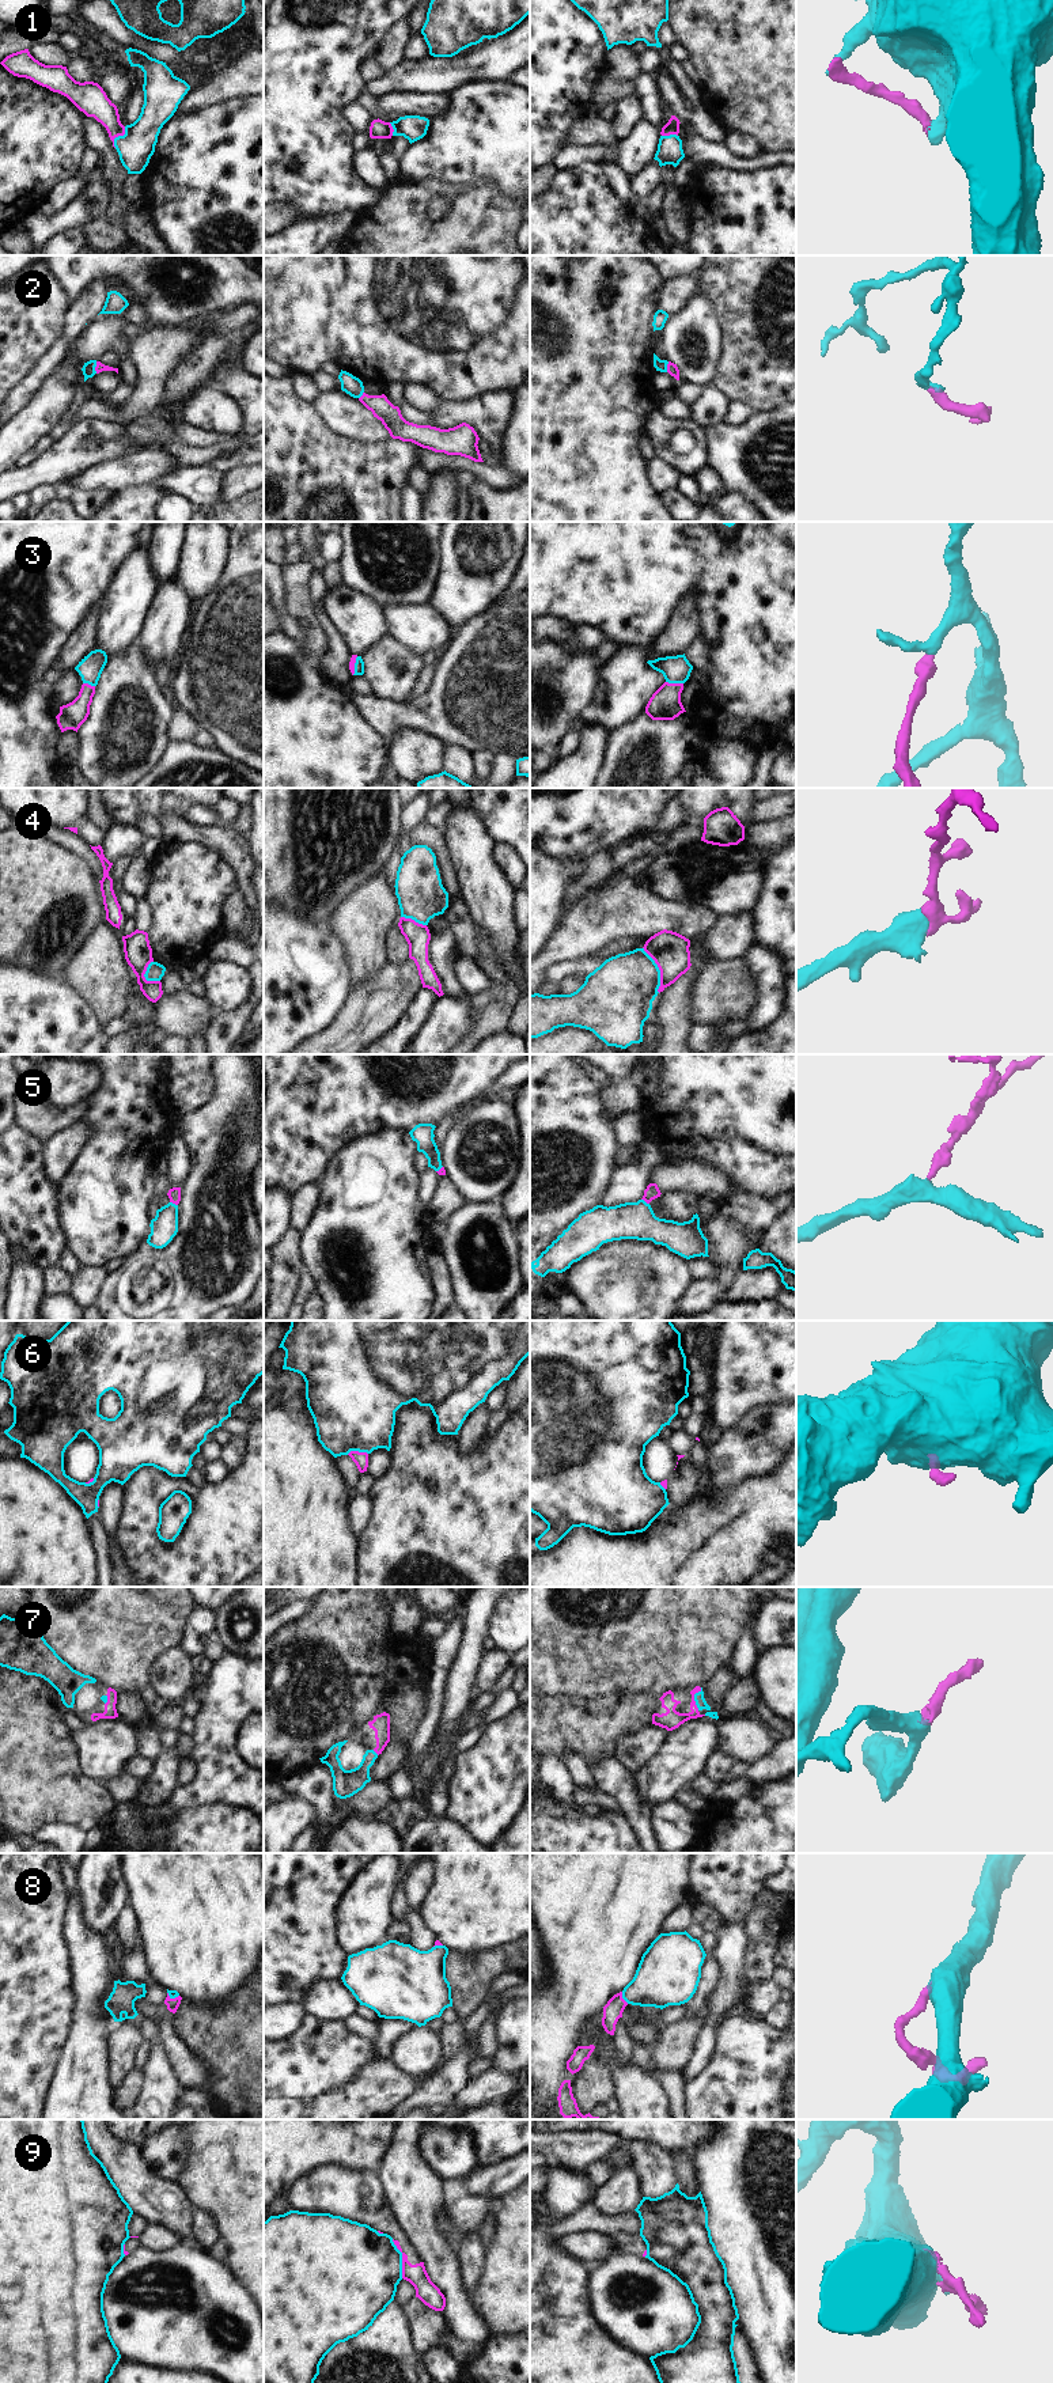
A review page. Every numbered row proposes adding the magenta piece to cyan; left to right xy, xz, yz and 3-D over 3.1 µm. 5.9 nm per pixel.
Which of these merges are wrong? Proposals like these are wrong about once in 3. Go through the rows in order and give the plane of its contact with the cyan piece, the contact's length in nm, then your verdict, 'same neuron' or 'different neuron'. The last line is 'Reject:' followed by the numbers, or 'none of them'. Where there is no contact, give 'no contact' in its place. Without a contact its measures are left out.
1: contact in xy; length 140 nm; same neuron
2: contact in xy; length 70 nm; same neuron
3: contact in yz; length 110 nm; same neuron
4: contact in yz; length 280 nm; different neuron
5: contact in xy; length 50 nm; same neuron
6: contact in xz; length 130 nm; different neuron
7: contact in yz; length 140 nm; same neuron
8: contact in yz; length 80 nm; same neuron
9: contact in xz; length 240 nm; different neuron
Reject: 4, 6, 9

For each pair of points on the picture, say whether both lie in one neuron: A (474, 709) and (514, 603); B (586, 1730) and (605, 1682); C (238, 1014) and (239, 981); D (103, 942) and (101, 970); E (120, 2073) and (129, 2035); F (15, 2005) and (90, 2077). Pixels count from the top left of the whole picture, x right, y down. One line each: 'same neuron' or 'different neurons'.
A: same neuron
B: different neurons
C: different neurons
D: same neuron
E: same neuron
F: different neurons

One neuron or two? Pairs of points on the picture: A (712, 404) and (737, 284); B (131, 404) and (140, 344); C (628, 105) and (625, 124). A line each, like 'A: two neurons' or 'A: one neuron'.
A: two neurons
B: one neuron
C: one neuron

